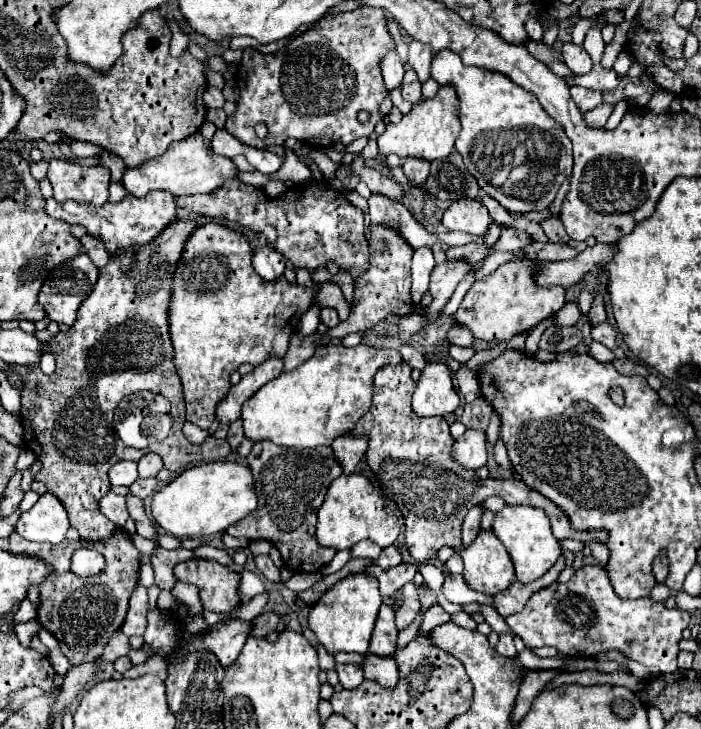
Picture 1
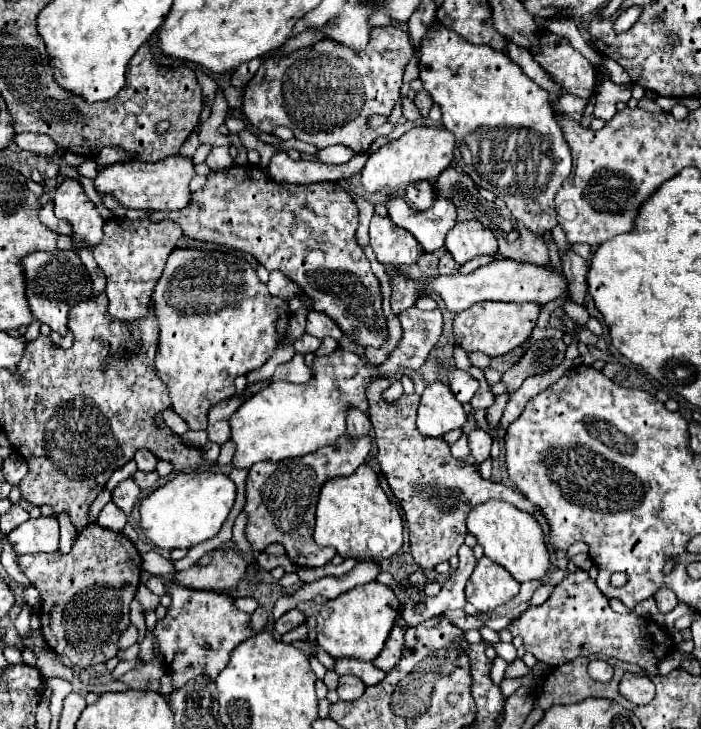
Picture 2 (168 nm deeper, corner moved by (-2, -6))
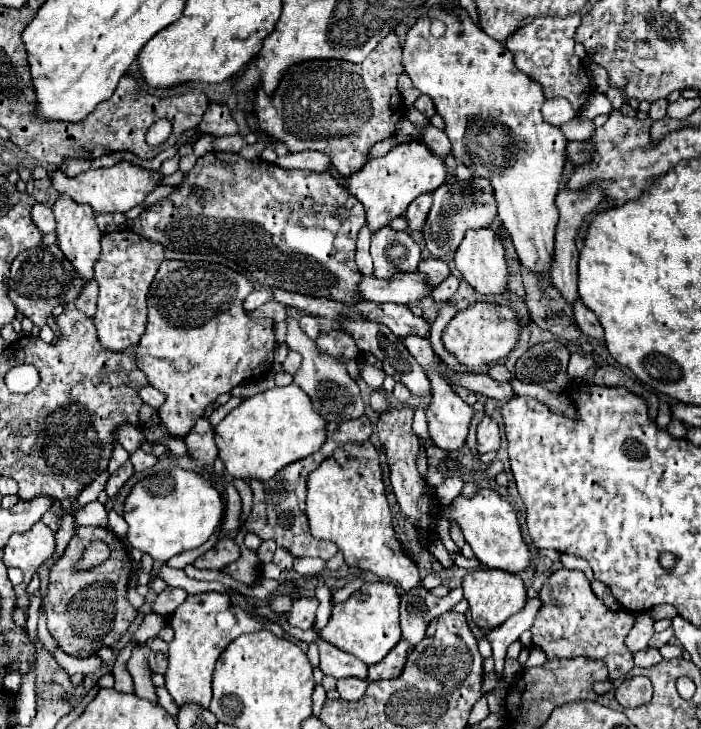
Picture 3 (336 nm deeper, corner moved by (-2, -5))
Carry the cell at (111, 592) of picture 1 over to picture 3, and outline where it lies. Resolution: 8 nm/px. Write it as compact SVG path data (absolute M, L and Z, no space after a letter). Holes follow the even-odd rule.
M100 526L78 528L78 532L68 542L64 556L50 568L50 584L42 600L42 610L48 620L48 632L56 638L58 646L66 654L80 658L94 656L96 650L100 650L102 646L116 644L120 636L130 628L130 624L138 616L136 608L132 608L132 604L126 598L130 572L132 572L132 560L124 544L114 536L114 532ZM94 538L108 542L110 558L88 572L76 572L74 564L80 560L84 548Z

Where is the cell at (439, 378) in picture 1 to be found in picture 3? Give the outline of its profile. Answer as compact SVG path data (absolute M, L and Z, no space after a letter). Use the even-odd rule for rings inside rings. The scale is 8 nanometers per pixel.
M433 368L425 370L434 386L434 394L432 394L430 406L426 410L430 440L446 452L456 452L456 450L464 448L464 444L466 444L470 422L474 418L474 408L468 406L438 376L438 372L430 369Z

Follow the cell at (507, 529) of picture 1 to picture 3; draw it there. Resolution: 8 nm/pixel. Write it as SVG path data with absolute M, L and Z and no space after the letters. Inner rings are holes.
M480 488L470 498L466 498L464 494L458 494L450 504L442 504L440 516L460 526L464 540L470 544L470 548L474 550L482 566L492 570L504 570L510 574L518 574L528 566L530 552L522 538L516 510L512 510L512 504L506 502L496 490Z

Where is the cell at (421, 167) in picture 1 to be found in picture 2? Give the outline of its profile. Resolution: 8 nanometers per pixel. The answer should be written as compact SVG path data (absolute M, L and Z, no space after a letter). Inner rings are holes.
M414 181L414 183L408 183L408 187L404 189L404 195L414 209L424 211L434 201L434 185L430 181Z

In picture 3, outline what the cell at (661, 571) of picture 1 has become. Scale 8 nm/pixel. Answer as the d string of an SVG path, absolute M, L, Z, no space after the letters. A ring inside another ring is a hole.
M656 606L656 608L652 608L648 614L650 614L654 620L662 620L662 618L672 620L672 618L676 616L676 610L674 610L672 606Z

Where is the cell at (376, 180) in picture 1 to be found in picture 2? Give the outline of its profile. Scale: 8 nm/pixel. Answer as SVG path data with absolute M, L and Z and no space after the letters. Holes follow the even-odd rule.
M388 193L384 201L390 219L410 231L424 253L438 251L444 245L446 231L456 223L456 207L448 199L436 199L428 211L414 211L398 193Z

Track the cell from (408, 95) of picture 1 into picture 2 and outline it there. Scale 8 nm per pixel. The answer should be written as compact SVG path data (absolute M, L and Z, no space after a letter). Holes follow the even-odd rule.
M418 91L416 97L414 97L414 103L418 107L418 111L422 113L422 117L428 117L428 111L430 111L430 105L432 105L432 99L430 99L430 93L428 91Z

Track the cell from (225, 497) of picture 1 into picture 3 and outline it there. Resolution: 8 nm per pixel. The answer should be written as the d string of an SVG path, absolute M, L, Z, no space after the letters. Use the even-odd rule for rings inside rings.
M166 466L138 480L124 500L124 520L128 524L128 542L140 552L150 554L158 562L168 562L174 554L182 554L186 550L202 546L216 530L220 516L222 516L222 502L216 488L210 482L206 482L200 474L192 470L182 470L178 466Z

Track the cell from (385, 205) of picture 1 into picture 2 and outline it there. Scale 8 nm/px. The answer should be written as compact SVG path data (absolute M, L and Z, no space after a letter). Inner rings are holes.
M374 215L370 223L370 247L380 263L402 267L420 257L420 243L406 229L400 229L388 215Z

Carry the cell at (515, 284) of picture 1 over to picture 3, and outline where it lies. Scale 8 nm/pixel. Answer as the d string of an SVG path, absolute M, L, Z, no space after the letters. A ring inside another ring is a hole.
M476 302L466 310L460 310L448 322L442 332L442 344L462 366L468 370L478 370L482 364L492 364L508 356L516 346L518 330L518 314L514 310L490 302Z

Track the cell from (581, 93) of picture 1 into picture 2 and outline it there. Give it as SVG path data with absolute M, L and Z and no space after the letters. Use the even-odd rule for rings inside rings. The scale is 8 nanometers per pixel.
M562 95L556 103L556 111L560 111L560 113L578 121L578 119L582 119L586 105L588 105L588 99L574 97L574 95Z

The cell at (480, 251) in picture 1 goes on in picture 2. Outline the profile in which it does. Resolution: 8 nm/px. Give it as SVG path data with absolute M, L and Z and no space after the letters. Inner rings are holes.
M444 251L440 255L440 265L438 265L440 275L452 275L452 273L458 273L458 269L460 269L460 265L450 257L448 251Z

